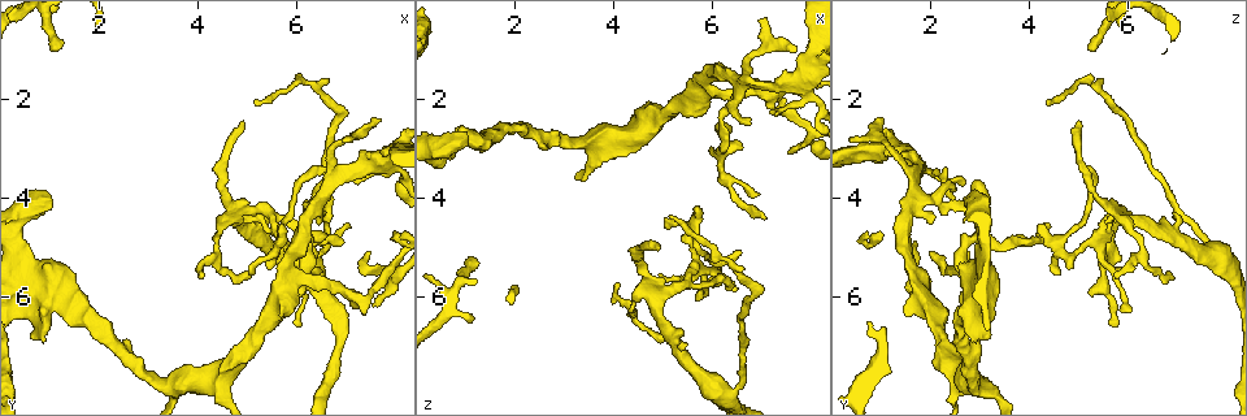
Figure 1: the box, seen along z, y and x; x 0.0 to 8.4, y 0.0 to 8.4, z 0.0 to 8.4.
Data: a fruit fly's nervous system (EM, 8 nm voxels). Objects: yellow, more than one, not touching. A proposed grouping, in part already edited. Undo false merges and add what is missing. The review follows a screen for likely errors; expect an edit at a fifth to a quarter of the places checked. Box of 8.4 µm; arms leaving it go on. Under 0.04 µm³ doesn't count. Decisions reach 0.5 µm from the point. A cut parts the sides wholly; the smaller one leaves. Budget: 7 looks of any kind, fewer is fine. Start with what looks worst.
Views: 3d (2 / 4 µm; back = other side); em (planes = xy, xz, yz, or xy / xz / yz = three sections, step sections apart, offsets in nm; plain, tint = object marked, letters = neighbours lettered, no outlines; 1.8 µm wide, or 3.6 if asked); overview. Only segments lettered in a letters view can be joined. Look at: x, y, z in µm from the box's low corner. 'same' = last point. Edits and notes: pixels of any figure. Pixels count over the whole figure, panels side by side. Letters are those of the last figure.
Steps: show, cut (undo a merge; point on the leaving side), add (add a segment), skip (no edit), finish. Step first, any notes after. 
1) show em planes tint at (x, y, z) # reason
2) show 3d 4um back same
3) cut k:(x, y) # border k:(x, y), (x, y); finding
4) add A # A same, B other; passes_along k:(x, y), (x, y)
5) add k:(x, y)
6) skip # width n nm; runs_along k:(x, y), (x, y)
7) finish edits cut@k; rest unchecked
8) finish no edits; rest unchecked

show em planes letters at (5.65, 4.75, 5.35) # a fork

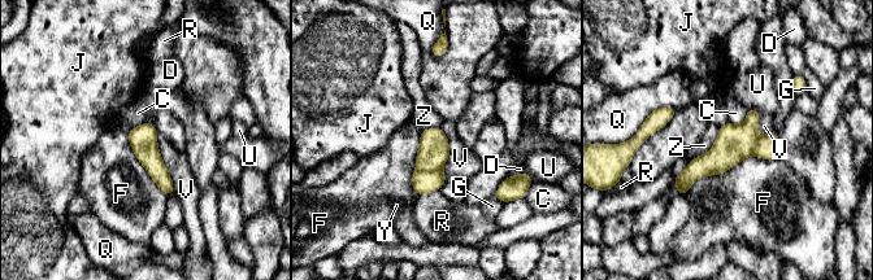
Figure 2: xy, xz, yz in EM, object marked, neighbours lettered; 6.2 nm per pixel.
skip # width 180 nm; C other, D other, F other, G other, J other, Q other, R other, U other, V other, Y other, Z other; runs_along 2:(774, 136), (734, 144), (681, 191); one neuron here

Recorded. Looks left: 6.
show em planes letters at (1.05, 4.00, 2.75) # thick end

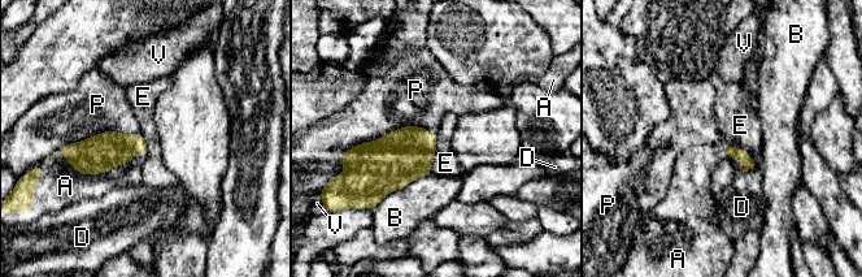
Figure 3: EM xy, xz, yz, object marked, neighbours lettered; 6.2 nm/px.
add A # A same, B other, D other, E other, P other, V other; passes_along 3:(99, 154), (85, 173), (65, 186); the neuron continues

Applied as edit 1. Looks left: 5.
show overview # redraw

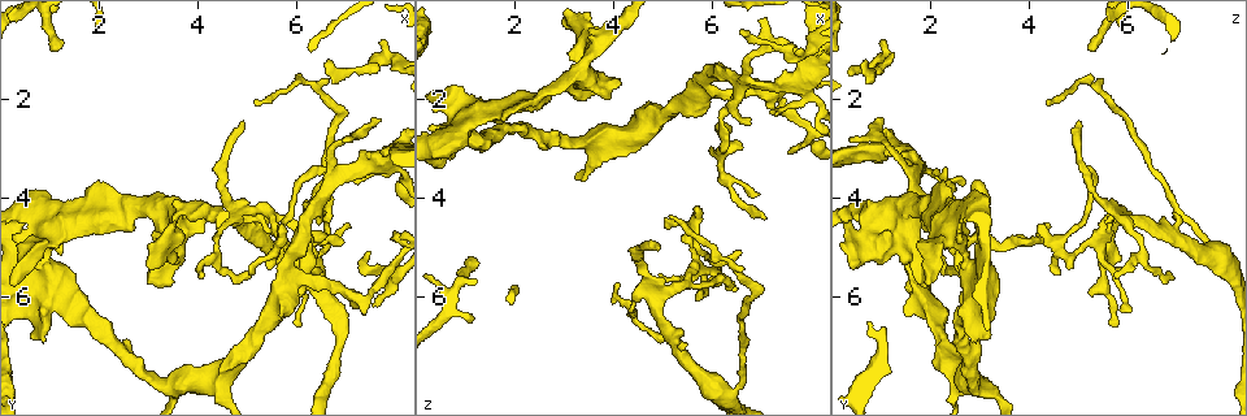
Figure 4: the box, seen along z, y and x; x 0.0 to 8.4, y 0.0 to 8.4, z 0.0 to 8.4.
show em planes letters at (3.75, 4.20, 0.75) # closes a loop

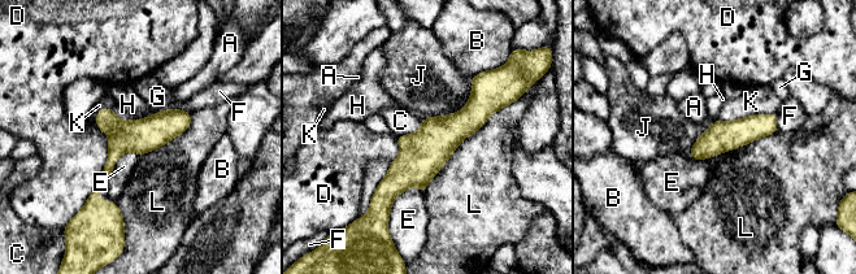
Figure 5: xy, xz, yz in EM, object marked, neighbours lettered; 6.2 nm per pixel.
skip # longest_contact L 800 nm; A other, B other, C other, D other, E other, F other, G other, H other, J other, K other, L other; all the same neuron

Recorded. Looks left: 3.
finish edits add@3; rest unchecked

